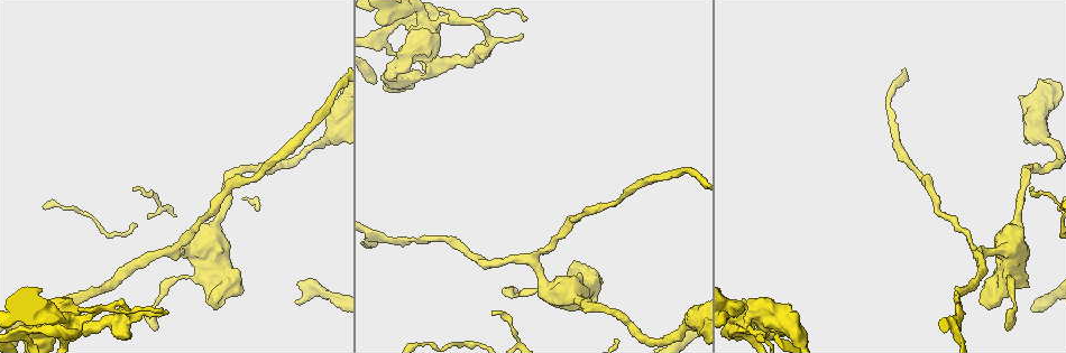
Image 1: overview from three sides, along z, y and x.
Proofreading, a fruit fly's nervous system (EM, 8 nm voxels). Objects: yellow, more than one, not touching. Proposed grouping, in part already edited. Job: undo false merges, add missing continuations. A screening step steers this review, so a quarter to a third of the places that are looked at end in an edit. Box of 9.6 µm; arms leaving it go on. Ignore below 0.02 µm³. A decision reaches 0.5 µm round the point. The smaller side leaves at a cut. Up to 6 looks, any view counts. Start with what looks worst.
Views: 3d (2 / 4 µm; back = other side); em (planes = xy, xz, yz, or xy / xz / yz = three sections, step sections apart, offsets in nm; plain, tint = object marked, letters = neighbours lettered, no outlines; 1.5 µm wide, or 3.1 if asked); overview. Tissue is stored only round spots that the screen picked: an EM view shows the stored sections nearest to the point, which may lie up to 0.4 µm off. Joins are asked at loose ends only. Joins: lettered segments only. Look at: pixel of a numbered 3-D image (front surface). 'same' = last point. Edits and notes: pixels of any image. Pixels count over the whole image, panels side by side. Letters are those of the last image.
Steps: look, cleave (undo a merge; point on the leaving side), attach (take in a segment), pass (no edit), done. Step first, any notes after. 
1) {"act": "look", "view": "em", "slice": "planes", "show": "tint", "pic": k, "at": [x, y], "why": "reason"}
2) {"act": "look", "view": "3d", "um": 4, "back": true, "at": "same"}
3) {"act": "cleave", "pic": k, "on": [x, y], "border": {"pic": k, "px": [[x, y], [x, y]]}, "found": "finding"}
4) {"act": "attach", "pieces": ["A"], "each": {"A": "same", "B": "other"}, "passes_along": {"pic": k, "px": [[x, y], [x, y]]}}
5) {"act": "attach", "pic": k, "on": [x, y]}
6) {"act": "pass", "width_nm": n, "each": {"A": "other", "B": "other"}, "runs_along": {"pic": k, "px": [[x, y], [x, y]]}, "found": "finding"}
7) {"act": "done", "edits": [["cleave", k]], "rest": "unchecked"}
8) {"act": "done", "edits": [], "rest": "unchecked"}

{"act": "look", "view": "3d", "um": 2, "pic": 1, "at": [574, 267], "why": "thick end"}

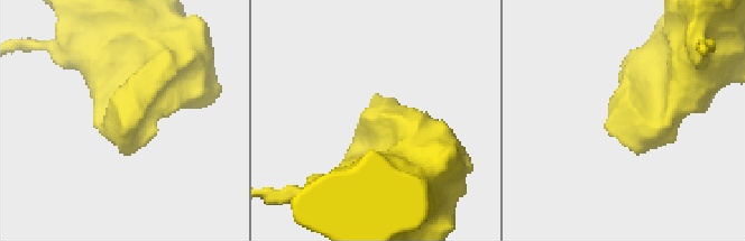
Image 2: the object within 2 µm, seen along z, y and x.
{"act": "look", "view": "em", "slice": "planes", "show": "letters", "pic": 2, "at": [380, 123], "why": "now the EM"}

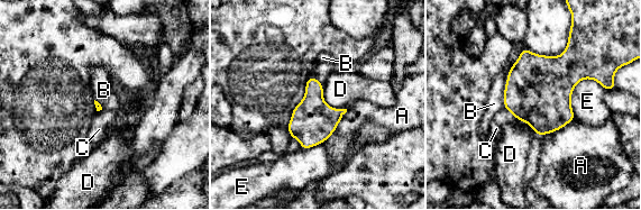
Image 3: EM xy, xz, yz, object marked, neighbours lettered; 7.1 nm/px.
{"act": "pass", "each": {"A": "other", "B": "other", "C": "other", "D": "other", "E": "other"}, "border": {"pic": 3, "px": [[515, 118], [528, 124], [537, 135]]}, "found": "none of them fits"}

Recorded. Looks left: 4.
{"act": "look", "view": "3d", "um": 4, "pic": 1, "at": [746, 306], "why": "closes a loop"}

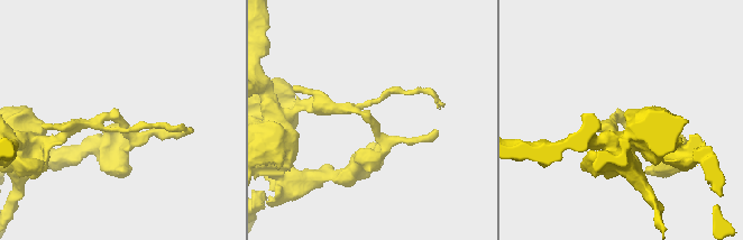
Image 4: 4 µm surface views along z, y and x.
{"act": "look", "view": "em", "slice": "planes", "show": "letters", "pic": 4, "at": [121, 119]}

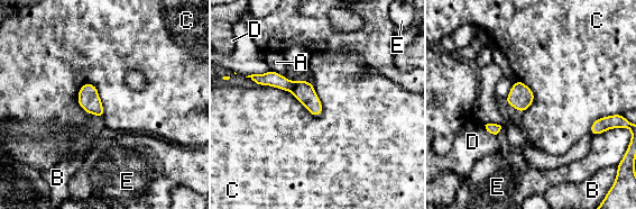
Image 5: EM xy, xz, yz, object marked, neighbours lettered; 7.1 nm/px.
{"act": "cleave", "pic": 5, "on": [272, 79], "each": {"A": "other", "B": "other", "C": "other", "D": "other", "E": "other"}, "border": {"pic": 5, "px": [[295, 82], [291, 91]]}, "found": "a second neuron is stuck on"}

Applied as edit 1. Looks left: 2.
{"act": "done", "edits": [["cleave", 5]], "rest": "unchecked"}

